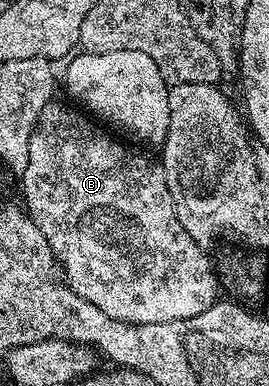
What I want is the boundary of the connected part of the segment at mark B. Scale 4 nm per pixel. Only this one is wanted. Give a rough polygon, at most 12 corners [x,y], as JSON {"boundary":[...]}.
{"boundary":[[53,99],[23,206],[110,319],[207,314],[222,285],[163,164]]}

